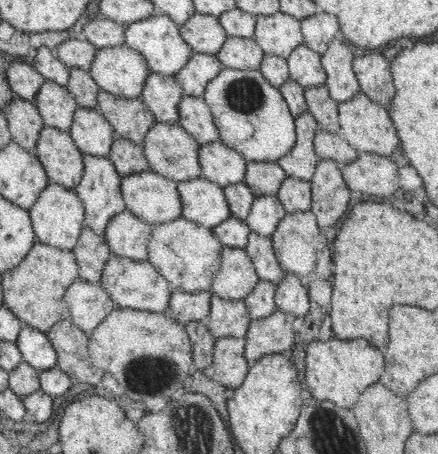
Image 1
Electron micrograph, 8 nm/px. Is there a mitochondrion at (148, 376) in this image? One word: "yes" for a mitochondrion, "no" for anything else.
yes

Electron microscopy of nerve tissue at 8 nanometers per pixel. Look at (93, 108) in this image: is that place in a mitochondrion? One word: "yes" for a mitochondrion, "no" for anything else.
no

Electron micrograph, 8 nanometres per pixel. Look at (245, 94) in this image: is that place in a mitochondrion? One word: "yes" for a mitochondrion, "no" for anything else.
yes

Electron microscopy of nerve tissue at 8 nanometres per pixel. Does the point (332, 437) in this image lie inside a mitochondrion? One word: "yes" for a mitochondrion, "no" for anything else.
yes

